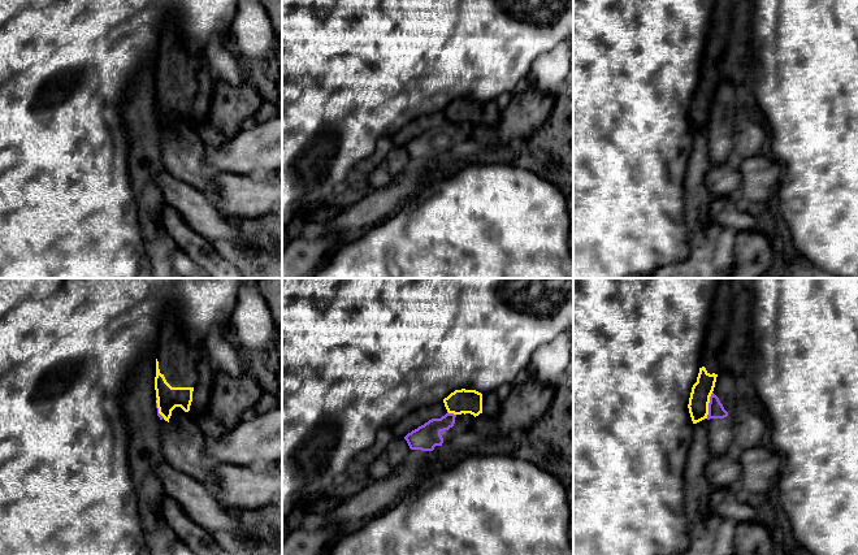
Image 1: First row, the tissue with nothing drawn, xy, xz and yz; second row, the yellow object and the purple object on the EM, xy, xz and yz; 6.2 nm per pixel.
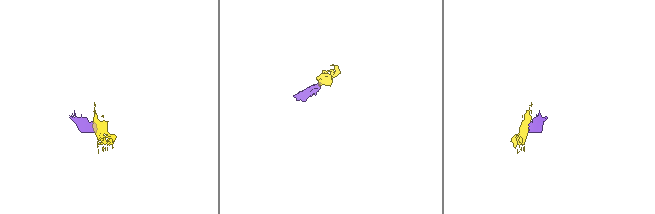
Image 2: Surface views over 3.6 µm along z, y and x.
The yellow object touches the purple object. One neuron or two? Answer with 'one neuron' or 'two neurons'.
two neurons

